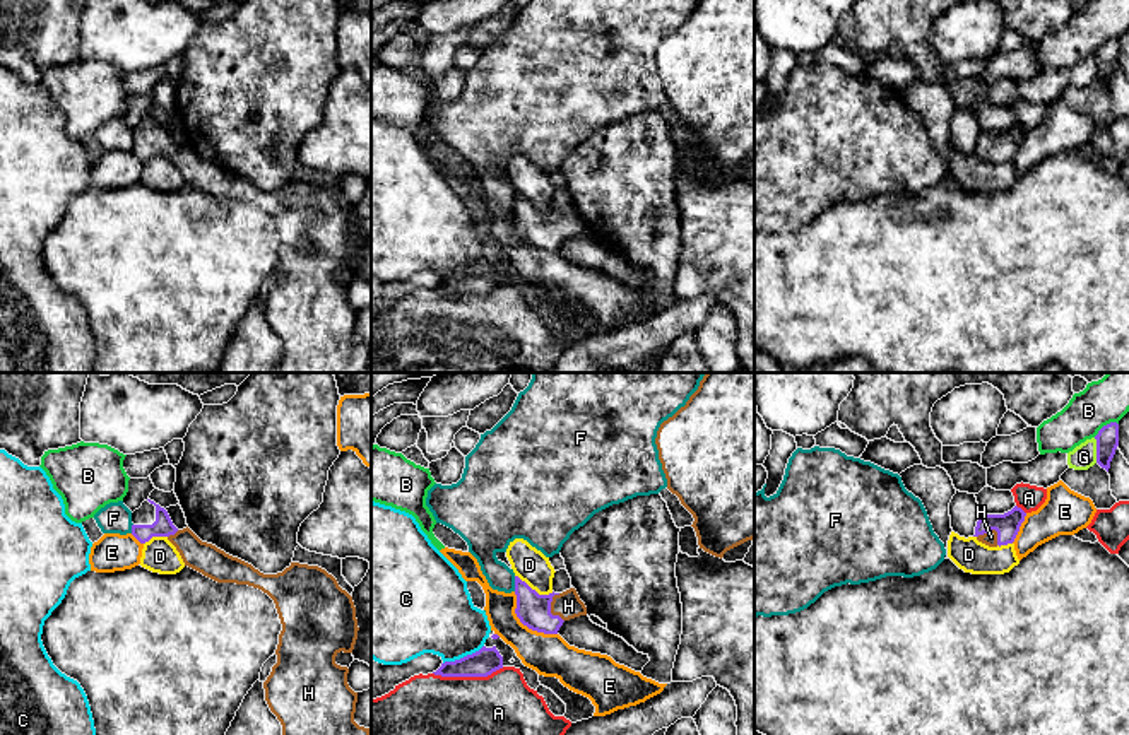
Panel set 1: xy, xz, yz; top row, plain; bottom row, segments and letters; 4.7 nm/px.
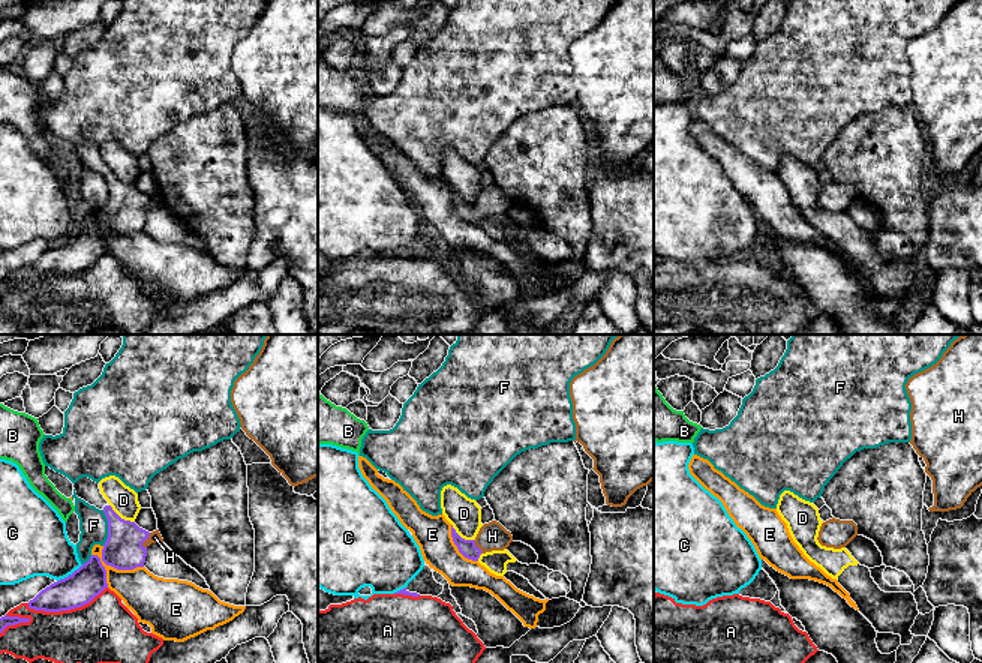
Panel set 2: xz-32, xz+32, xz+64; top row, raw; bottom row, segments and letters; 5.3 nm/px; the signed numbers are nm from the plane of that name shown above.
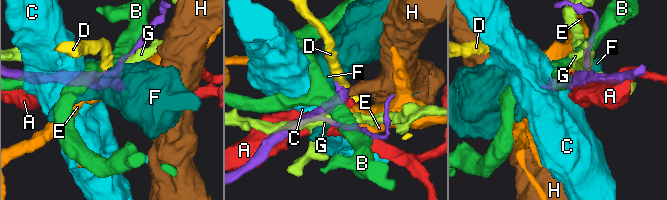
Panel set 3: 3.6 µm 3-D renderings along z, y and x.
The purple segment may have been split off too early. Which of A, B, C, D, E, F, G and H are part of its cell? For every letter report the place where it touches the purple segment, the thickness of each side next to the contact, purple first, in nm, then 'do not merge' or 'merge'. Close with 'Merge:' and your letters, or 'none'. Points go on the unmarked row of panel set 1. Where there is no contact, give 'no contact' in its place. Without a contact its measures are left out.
A: xz (467, 293) | 130/360 nm | do not merge
B: yz (1107, 41) | 110/200 nm | do not merge
C: xz (464, 274) | 130/360 nm | do not merge
D: xz (534, 207) | 160/160 nm | do not merge
E: xz (524, 241) | 160/200 nm | do not merge
F: xz (515, 200) | 160/160 nm | do not merge
G: yz (1097, 67) | 110/120 nm | do not merge
H: xz (549, 226) | 160/130 nm | merge
Merge: H

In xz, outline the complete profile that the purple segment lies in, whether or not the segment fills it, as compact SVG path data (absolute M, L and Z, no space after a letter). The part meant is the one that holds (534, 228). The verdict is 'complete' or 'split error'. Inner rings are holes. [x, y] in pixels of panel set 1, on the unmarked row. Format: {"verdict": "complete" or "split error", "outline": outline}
{"verdict": "split error", "outline": "M515 193L515 231L523 243L544 251L558 251L564 238L587 232L587 224L575 205L563 210L539 212Z"}

